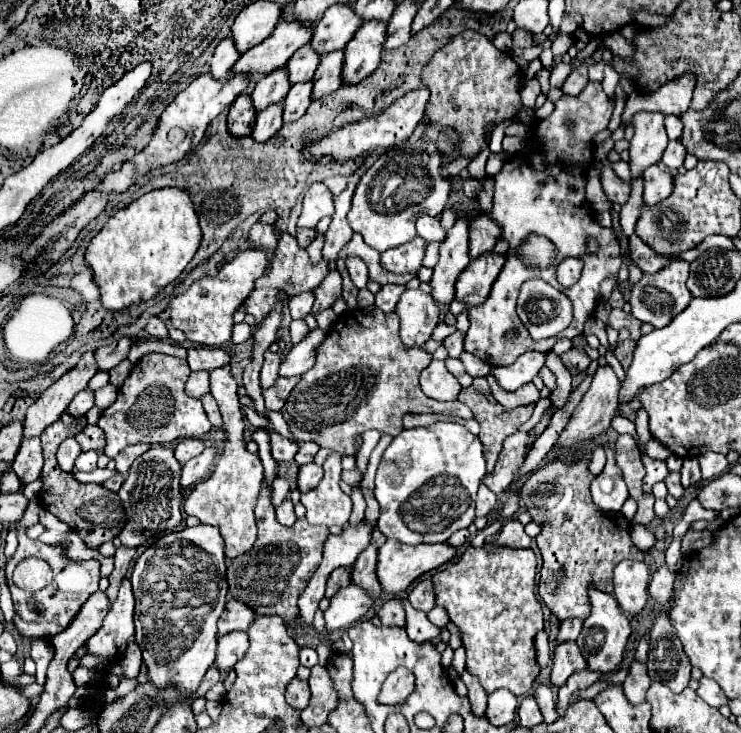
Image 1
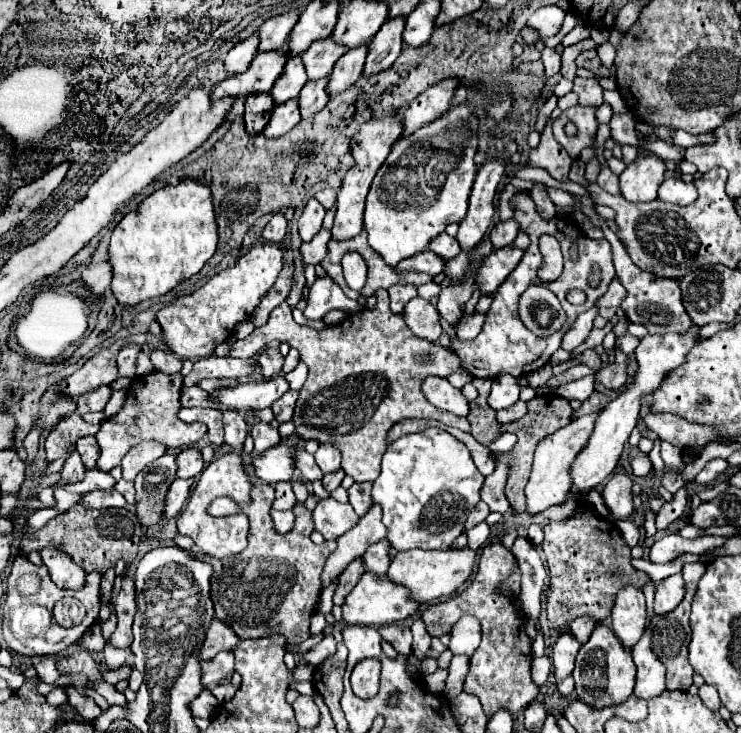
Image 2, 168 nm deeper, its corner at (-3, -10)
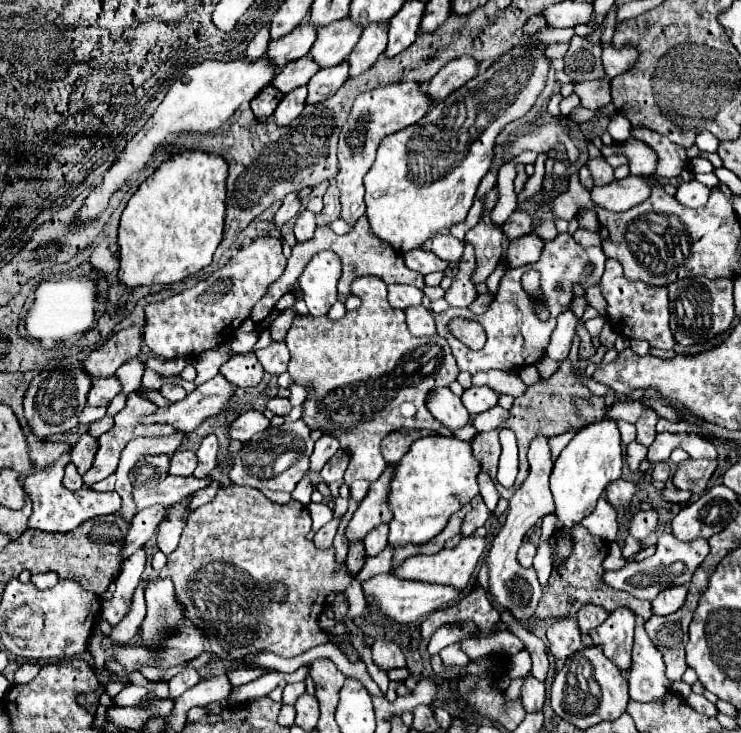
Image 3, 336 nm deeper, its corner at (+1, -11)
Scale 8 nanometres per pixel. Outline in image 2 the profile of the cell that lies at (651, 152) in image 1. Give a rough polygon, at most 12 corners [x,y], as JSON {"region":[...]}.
{"region":[[638,154],[620,174],[622,196],[648,202],[664,180],[666,162]]}

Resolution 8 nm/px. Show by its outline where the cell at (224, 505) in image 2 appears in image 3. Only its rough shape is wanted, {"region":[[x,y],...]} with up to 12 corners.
{"region":[[224,485],[158,579],[216,659],[328,643],[354,575],[310,513]]}

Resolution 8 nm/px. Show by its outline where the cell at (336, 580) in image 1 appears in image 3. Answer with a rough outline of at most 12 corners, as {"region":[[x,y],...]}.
{"region":[[362,541],[350,543],[346,567],[358,573],[366,559]]}

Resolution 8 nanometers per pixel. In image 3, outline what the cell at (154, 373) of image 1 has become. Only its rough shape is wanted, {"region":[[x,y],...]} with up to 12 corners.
{"region":[[136,391],[98,439],[86,487],[116,471],[120,453],[136,437],[170,435],[170,425],[142,425],[158,409]]}

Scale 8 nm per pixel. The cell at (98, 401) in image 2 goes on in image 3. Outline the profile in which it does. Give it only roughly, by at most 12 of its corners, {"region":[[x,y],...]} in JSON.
{"region":[[116,377],[94,379],[88,405],[108,407],[122,391]]}

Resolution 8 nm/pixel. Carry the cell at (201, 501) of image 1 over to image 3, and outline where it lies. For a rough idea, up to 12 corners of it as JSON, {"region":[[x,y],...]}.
{"region":[[212,481],[210,487],[196,491],[190,509],[198,509],[214,499],[220,483]]}

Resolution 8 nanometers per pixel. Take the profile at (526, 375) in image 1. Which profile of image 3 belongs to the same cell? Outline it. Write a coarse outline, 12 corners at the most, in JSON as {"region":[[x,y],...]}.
{"region":[[470,387],[462,403],[470,415],[488,411],[498,401],[490,387]]}

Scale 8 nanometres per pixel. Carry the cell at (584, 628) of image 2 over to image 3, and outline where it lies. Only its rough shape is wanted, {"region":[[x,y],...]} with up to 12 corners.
{"region":[[584,605],[576,619],[582,633],[598,627],[608,613],[598,605]]}

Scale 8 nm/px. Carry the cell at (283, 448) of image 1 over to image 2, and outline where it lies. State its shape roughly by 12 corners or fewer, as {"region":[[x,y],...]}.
{"region":[[266,422],[256,424],[250,430],[256,452],[270,450],[280,442],[278,430]]}

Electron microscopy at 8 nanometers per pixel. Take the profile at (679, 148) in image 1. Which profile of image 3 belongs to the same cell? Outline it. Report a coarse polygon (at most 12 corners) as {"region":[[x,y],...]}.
{"region":[[704,157],[690,161],[695,174],[712,173],[712,163]]}

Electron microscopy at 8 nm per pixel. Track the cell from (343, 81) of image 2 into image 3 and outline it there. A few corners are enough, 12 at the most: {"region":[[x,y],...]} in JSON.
{"region":[[388,25],[364,27],[350,53],[350,77],[364,73],[384,53]]}

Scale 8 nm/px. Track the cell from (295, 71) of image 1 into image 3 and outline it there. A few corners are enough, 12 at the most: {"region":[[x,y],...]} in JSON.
{"region":[[350,17],[318,27],[310,55],[334,67],[350,55],[362,27]]}

